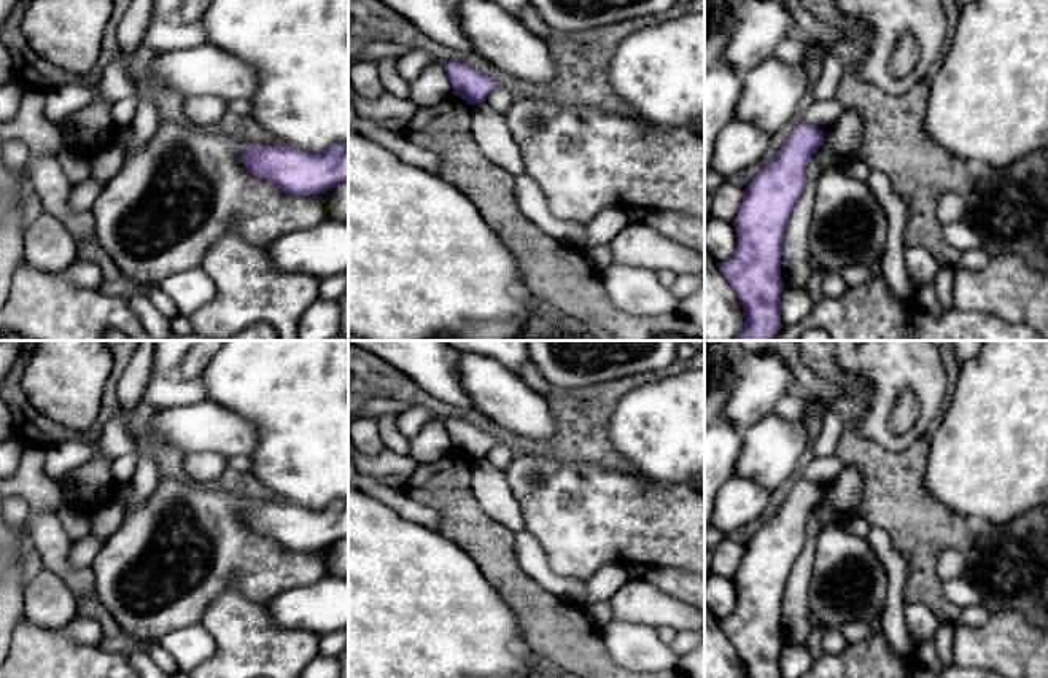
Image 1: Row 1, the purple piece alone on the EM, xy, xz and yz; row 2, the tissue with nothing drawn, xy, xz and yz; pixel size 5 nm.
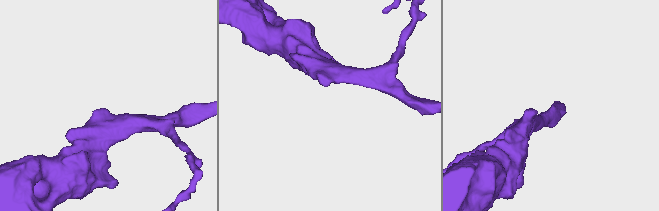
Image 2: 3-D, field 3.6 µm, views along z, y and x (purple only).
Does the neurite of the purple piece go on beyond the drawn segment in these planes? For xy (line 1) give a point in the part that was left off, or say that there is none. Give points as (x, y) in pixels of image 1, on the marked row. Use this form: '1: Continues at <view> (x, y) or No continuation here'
1: No continuation here

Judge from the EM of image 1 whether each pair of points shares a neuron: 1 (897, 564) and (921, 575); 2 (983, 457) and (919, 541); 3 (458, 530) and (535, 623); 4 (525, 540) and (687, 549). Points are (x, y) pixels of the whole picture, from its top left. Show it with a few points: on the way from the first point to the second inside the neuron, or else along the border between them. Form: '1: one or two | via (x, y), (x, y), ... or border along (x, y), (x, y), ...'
1: two | border along (891, 535), (907, 564), (905, 603)
2: two | border along (924, 475), (924, 484), (932, 495), (980, 522)
3: one | via (482, 551), (527, 599)
4: two | border along (525, 529), (538, 540), (555, 573)

